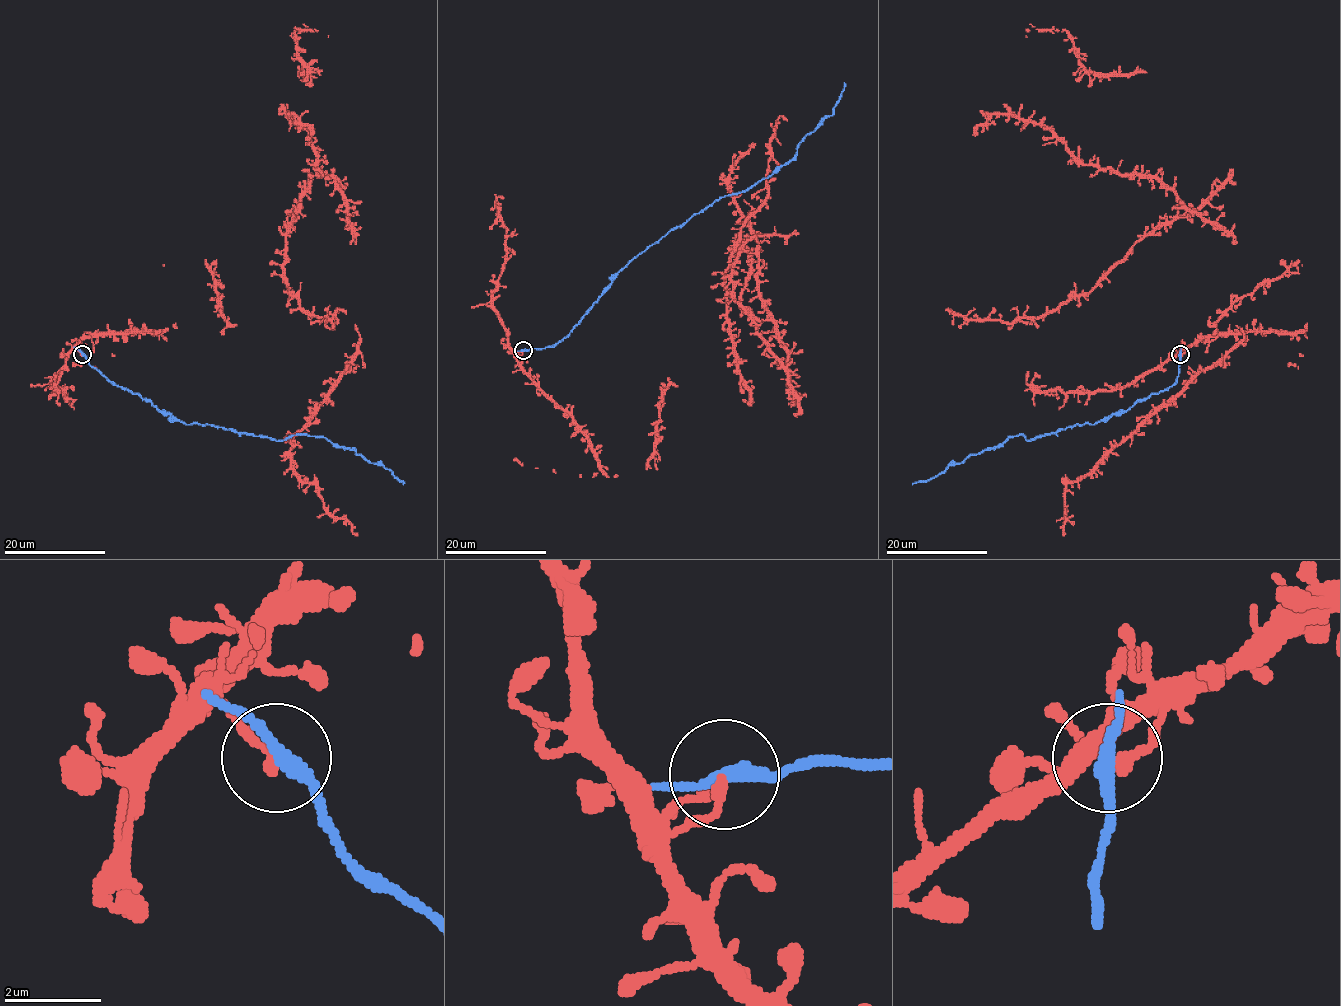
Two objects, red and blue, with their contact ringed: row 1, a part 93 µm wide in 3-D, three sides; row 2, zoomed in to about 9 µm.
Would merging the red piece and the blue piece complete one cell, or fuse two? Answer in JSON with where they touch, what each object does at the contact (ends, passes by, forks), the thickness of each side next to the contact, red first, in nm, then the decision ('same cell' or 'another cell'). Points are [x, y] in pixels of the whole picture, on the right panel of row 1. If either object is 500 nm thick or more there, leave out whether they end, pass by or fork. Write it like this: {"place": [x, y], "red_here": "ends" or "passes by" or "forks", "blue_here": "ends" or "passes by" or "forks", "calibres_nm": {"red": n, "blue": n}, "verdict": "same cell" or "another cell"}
{"place": [1180, 354], "red_here": "ends", "blue_here": "passes by", "calibres_nm": {"red": 220, "blue": 280}, "verdict": "another cell"}

